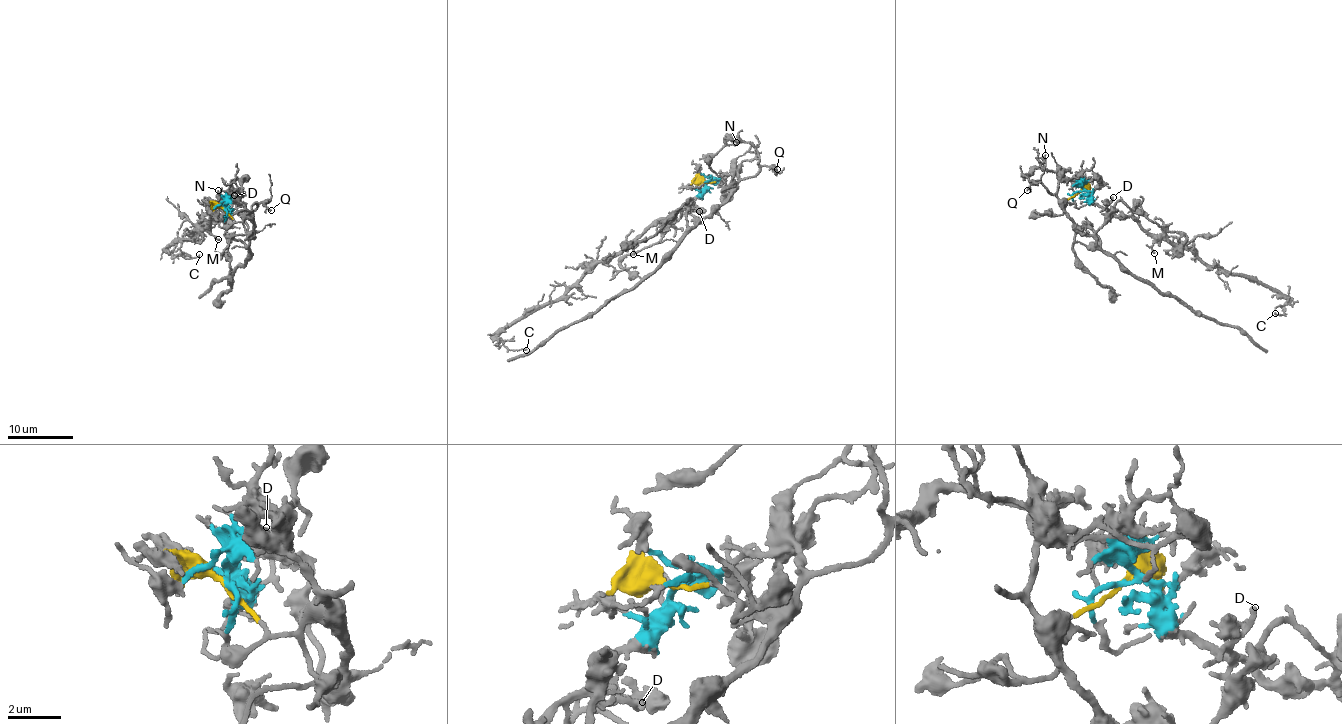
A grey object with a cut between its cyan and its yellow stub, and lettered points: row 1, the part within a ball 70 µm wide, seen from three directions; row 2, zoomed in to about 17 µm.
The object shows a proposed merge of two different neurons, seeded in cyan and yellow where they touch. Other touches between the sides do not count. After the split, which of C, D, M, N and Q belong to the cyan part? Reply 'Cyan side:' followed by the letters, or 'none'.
Cyan side: C, D, M

